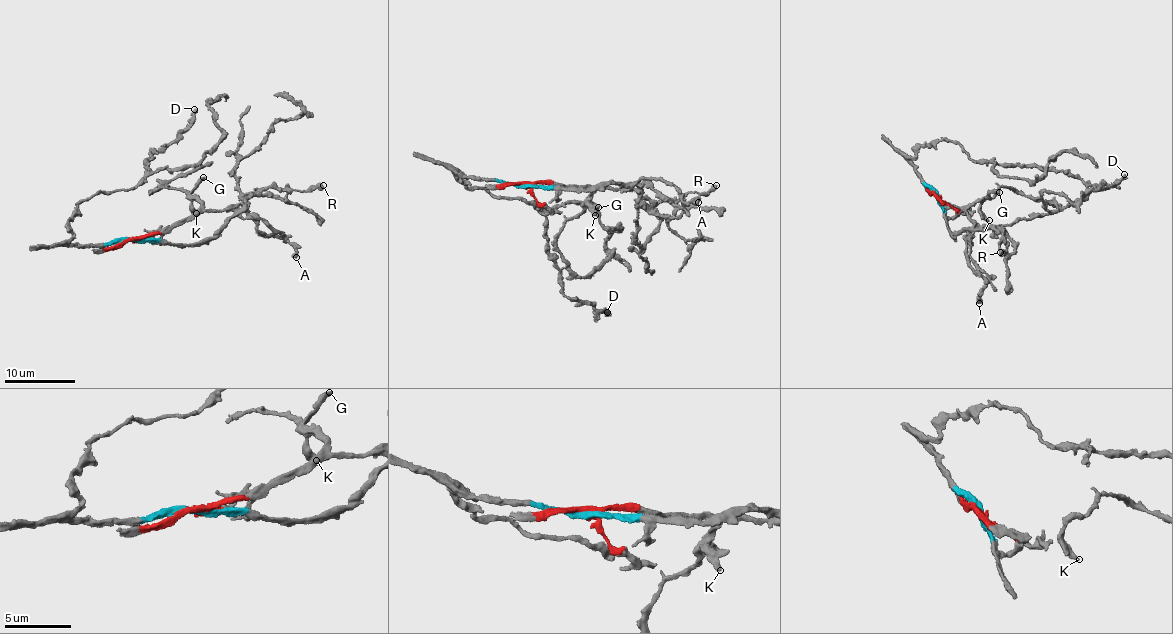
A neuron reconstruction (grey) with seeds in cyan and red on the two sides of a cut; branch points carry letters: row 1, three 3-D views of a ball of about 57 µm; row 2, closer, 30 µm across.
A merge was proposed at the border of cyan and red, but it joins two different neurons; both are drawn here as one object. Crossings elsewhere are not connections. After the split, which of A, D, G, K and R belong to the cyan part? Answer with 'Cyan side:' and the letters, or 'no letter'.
Cyan side: D

